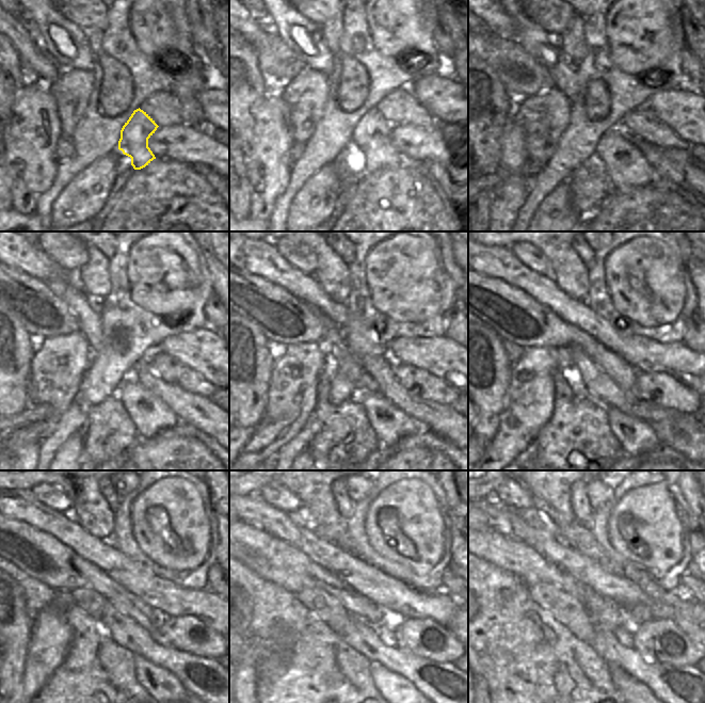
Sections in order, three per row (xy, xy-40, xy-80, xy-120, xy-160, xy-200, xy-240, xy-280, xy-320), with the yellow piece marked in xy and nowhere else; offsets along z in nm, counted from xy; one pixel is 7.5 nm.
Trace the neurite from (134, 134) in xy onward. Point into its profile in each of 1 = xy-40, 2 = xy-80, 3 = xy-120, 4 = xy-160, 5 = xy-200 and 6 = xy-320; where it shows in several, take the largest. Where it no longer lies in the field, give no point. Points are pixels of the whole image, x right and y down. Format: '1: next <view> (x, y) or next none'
1: next xy-40 (371, 136)
2: next xy-80 (627, 169)
3: next xy-120 (149, 414)
4: next xy-160 (390, 424)
5: next xy-200 (636, 436)
6: next xy-320 (631, 687)

